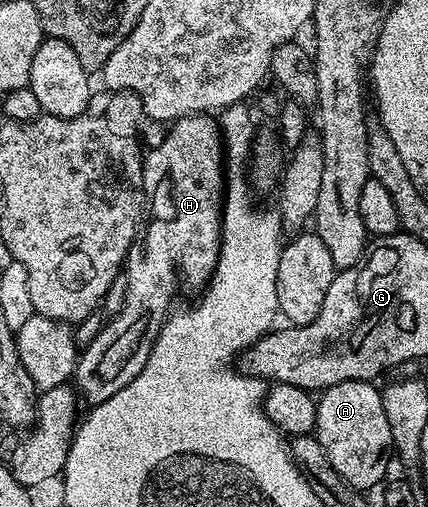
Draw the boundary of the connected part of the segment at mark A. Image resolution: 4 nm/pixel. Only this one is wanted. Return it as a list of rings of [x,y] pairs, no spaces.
[[[366,380],[338,382],[321,391],[316,400],[314,435],[326,450],[326,457],[330,458],[334,470],[344,483],[355,489],[372,488],[389,475],[388,455],[390,458],[394,451],[382,402],[381,389]]]

